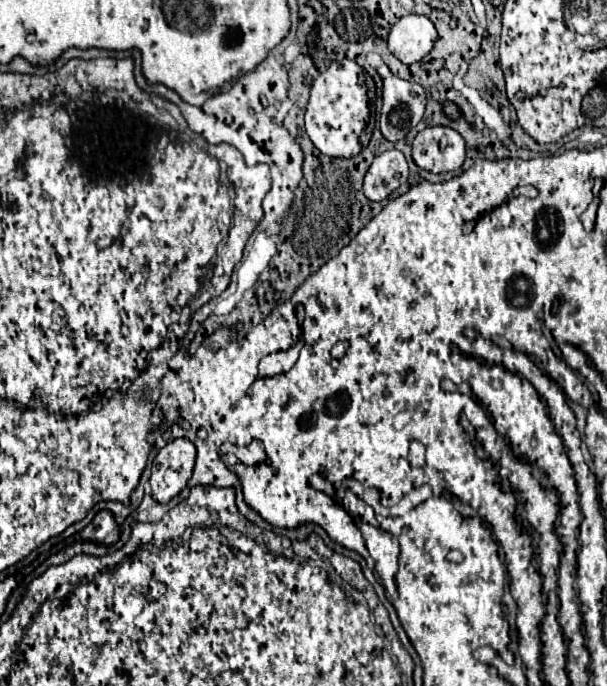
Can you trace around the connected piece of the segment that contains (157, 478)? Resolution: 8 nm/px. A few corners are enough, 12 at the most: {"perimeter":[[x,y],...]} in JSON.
{"perimeter":[[175,438],[153,460],[151,488],[169,502],[189,482],[195,446]]}

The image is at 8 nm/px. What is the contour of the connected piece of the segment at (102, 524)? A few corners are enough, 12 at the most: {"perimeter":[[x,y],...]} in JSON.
{"perimeter":[[101,510],[81,534],[111,546],[119,540],[119,524],[109,510]]}

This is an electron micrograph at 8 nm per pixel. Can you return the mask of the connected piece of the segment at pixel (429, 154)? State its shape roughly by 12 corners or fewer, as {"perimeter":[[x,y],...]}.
{"perimeter":[[453,128],[421,130],[413,160],[435,174],[459,170],[465,142]]}

